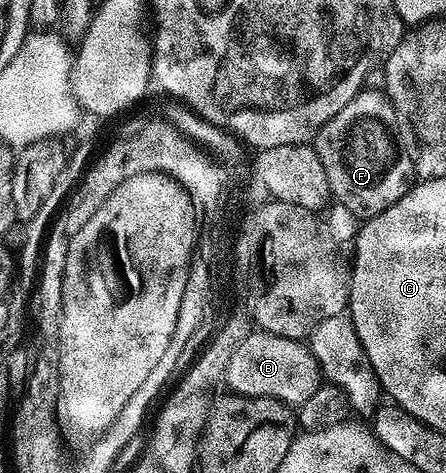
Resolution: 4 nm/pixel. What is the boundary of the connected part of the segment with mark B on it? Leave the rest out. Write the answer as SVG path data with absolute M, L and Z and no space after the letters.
M252 331L250 336L243 339L243 345L235 349L227 365L223 378L224 385L234 395L246 395L247 397L271 397L290 405L305 403L319 389L323 382L323 372L310 353L308 346L302 340L288 339L282 335L276 335L270 331Z

